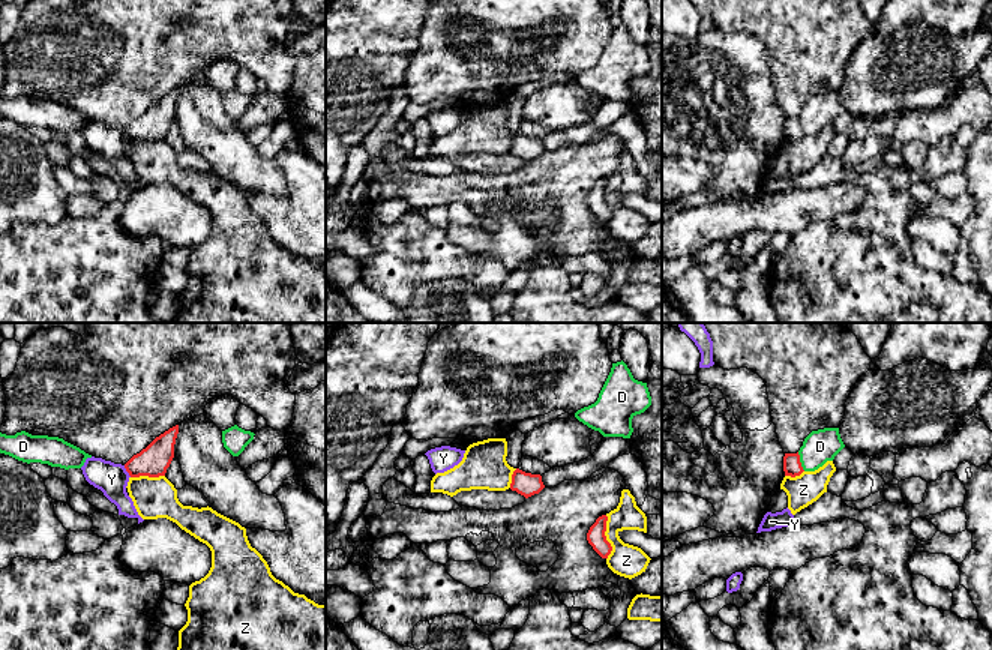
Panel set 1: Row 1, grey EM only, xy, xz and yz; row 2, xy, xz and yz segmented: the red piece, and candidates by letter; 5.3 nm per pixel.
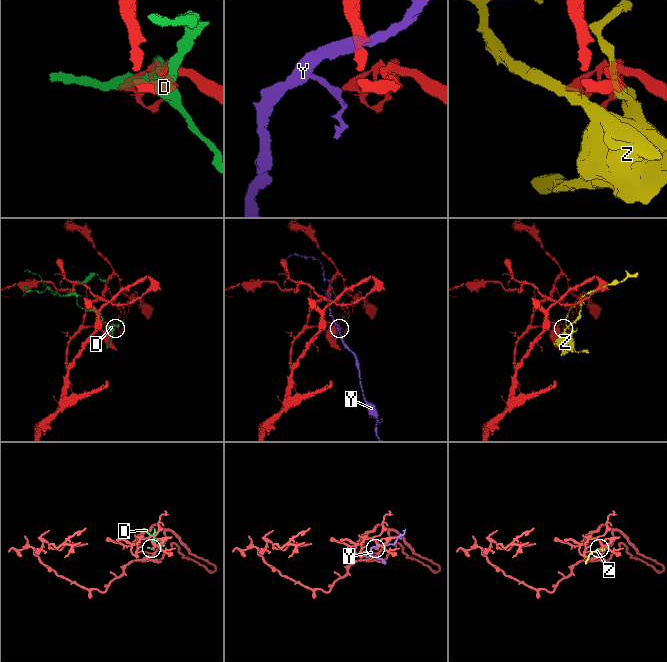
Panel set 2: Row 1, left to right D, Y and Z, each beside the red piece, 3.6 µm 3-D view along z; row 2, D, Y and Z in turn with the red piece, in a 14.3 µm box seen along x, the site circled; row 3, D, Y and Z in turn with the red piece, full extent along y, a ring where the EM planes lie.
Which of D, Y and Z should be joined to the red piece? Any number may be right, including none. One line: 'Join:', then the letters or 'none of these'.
Join: none of these

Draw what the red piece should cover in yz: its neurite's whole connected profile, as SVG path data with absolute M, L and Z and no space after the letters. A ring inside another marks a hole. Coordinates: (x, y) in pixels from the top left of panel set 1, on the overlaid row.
M785 453L783 456L783 471L785 476L800 476L804 470L800 462L800 455L797 453Z

